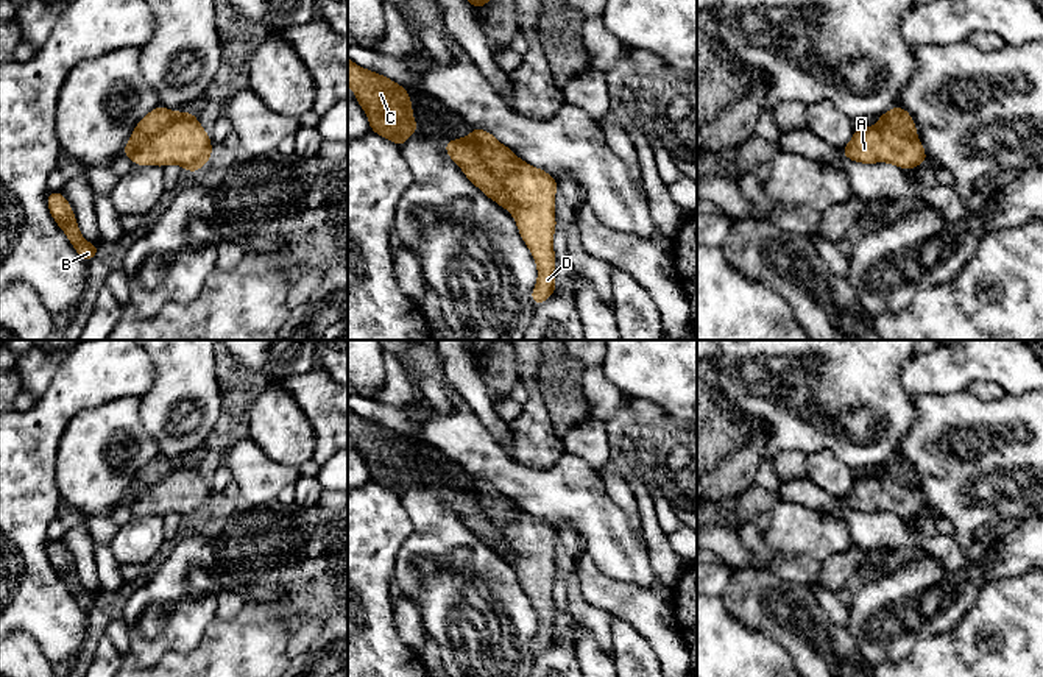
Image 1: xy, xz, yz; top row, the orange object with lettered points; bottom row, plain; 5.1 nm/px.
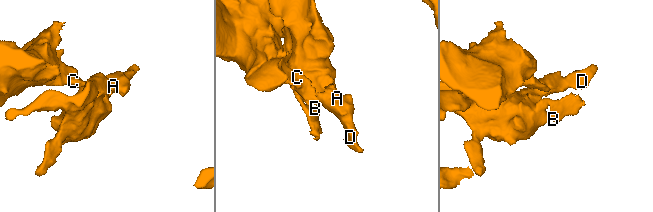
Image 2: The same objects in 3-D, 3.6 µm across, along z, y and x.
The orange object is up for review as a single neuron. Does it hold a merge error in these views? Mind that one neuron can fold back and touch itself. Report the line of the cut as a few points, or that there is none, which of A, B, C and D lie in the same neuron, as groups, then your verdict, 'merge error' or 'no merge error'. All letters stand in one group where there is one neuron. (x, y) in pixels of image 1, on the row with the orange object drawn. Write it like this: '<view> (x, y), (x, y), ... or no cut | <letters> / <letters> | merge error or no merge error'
xz (468, 138), (477, 147), (477, 158), (507, 192), (510, 211) | A B D / C | merge error

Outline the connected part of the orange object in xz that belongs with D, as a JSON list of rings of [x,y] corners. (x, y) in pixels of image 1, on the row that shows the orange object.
[[[472,128],[468,139],[479,147],[479,159],[508,192],[513,206],[510,212],[538,268],[538,281],[530,300],[535,306],[541,304],[553,295],[557,287],[553,278],[557,257],[552,246],[557,229],[557,179],[547,172],[521,161],[513,150],[502,145],[485,129]]]

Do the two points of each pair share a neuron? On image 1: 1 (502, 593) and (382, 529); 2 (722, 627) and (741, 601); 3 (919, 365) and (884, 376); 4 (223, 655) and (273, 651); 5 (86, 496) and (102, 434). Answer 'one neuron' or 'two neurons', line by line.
1: two neurons
2: two neurons
3: two neurons
4: one neuron
5: one neuron

